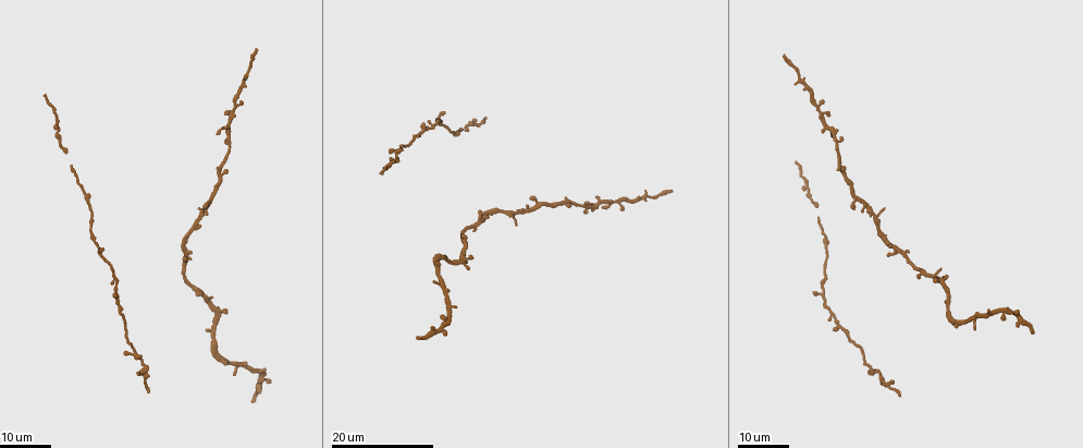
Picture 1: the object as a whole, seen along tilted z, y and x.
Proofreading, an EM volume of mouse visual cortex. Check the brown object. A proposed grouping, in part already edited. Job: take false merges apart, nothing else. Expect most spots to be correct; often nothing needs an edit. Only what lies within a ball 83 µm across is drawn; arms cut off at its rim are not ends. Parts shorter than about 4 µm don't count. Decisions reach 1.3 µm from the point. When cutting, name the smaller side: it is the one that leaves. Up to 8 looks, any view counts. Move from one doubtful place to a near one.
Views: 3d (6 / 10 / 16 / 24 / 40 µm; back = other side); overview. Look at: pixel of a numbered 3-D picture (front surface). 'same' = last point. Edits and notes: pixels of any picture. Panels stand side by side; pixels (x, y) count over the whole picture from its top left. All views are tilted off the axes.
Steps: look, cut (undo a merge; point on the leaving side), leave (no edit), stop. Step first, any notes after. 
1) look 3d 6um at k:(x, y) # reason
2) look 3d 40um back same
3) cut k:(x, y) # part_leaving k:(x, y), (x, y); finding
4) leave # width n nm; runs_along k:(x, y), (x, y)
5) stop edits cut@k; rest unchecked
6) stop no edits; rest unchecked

look 3d 24um at 1:(84, 194)

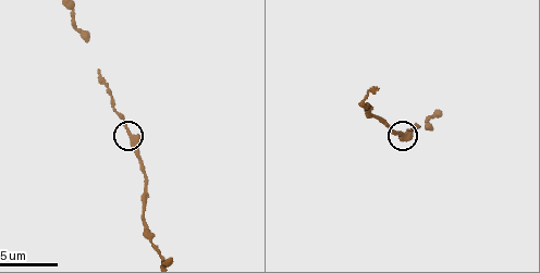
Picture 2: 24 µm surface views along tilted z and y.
look 3d 6um at 2:(132, 134)

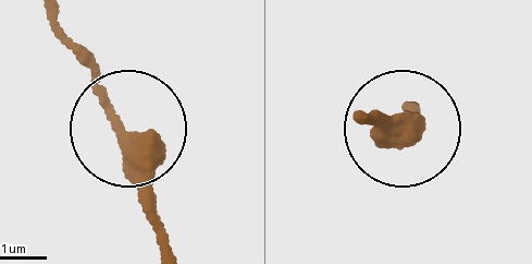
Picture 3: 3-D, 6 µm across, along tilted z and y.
leave # runs_along 3:(161, 240), (139, 148), (59, 28); continuous, no second cell

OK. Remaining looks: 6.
look 3d 24um at 1:(809, 191) # narrows sharply

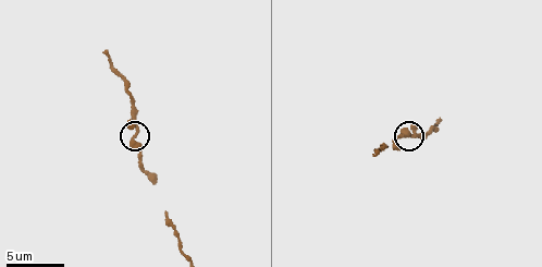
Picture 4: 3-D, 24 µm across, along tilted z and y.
look 3d 6um at 4:(135, 130)

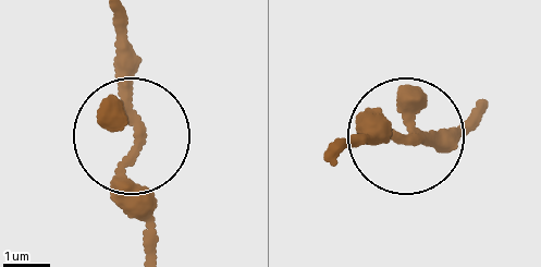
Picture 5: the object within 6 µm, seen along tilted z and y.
leave # arms 3; one cell here

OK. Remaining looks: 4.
look 3d 16um at 1:(230, 142) # three-way junction

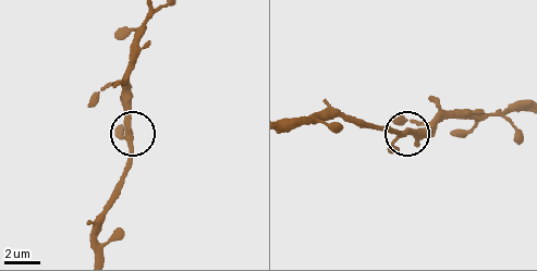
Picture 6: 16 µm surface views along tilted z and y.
look 3d 6um at 6:(401, 134)

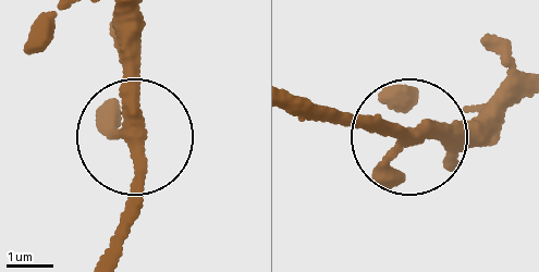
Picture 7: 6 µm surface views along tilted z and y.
leave # runs_along 7:(106, 248), (141, 153), (126, 23); one cell here

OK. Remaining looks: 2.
look 3d 24um at 1:(645, 198) # side arm on a straight run

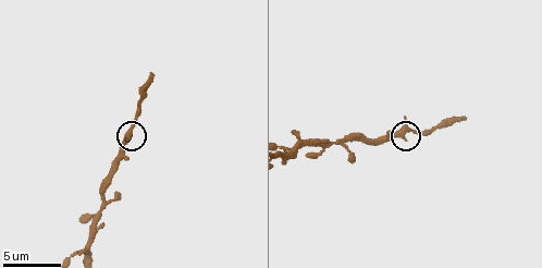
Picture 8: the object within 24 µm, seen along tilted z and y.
look 3d 6um at 8:(403, 130)

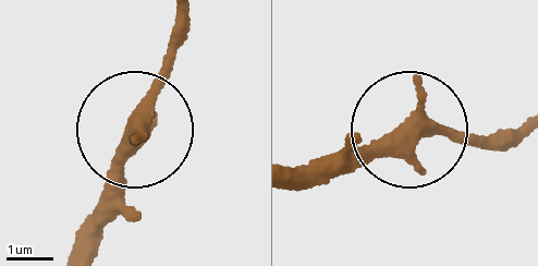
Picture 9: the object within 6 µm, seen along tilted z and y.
leave # runs_along 9:(301, 180), (410, 138), (505, 142); continuous, no second cell

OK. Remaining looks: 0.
stop no edits; rest unchecked

